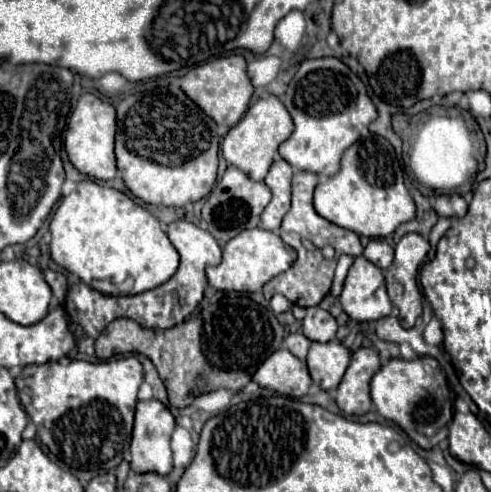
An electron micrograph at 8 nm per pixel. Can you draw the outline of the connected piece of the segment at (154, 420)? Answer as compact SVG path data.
M157 399L139 401L135 411L135 427L131 439L131 469L133 471L153 471L157 475L169 475L173 469L171 461L171 433L175 429L175 417L171 411Z

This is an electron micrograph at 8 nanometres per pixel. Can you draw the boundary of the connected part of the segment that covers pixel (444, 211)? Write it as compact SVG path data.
M447 195L435 197L433 199L433 209L439 217L453 217L453 207L451 207L451 199Z

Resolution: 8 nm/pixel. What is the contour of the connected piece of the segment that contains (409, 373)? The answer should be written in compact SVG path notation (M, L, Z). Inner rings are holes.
M417 357L413 361L391 359L371 379L371 399L379 415L397 423L421 449L431 449L431 435L433 445L437 445L439 431L443 433L453 419L453 393L433 357Z

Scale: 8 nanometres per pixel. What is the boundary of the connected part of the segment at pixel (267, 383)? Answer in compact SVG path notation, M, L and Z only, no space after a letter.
M287 349L275 351L253 375L253 381L287 397L303 397L311 387L311 377L305 361L291 355Z

